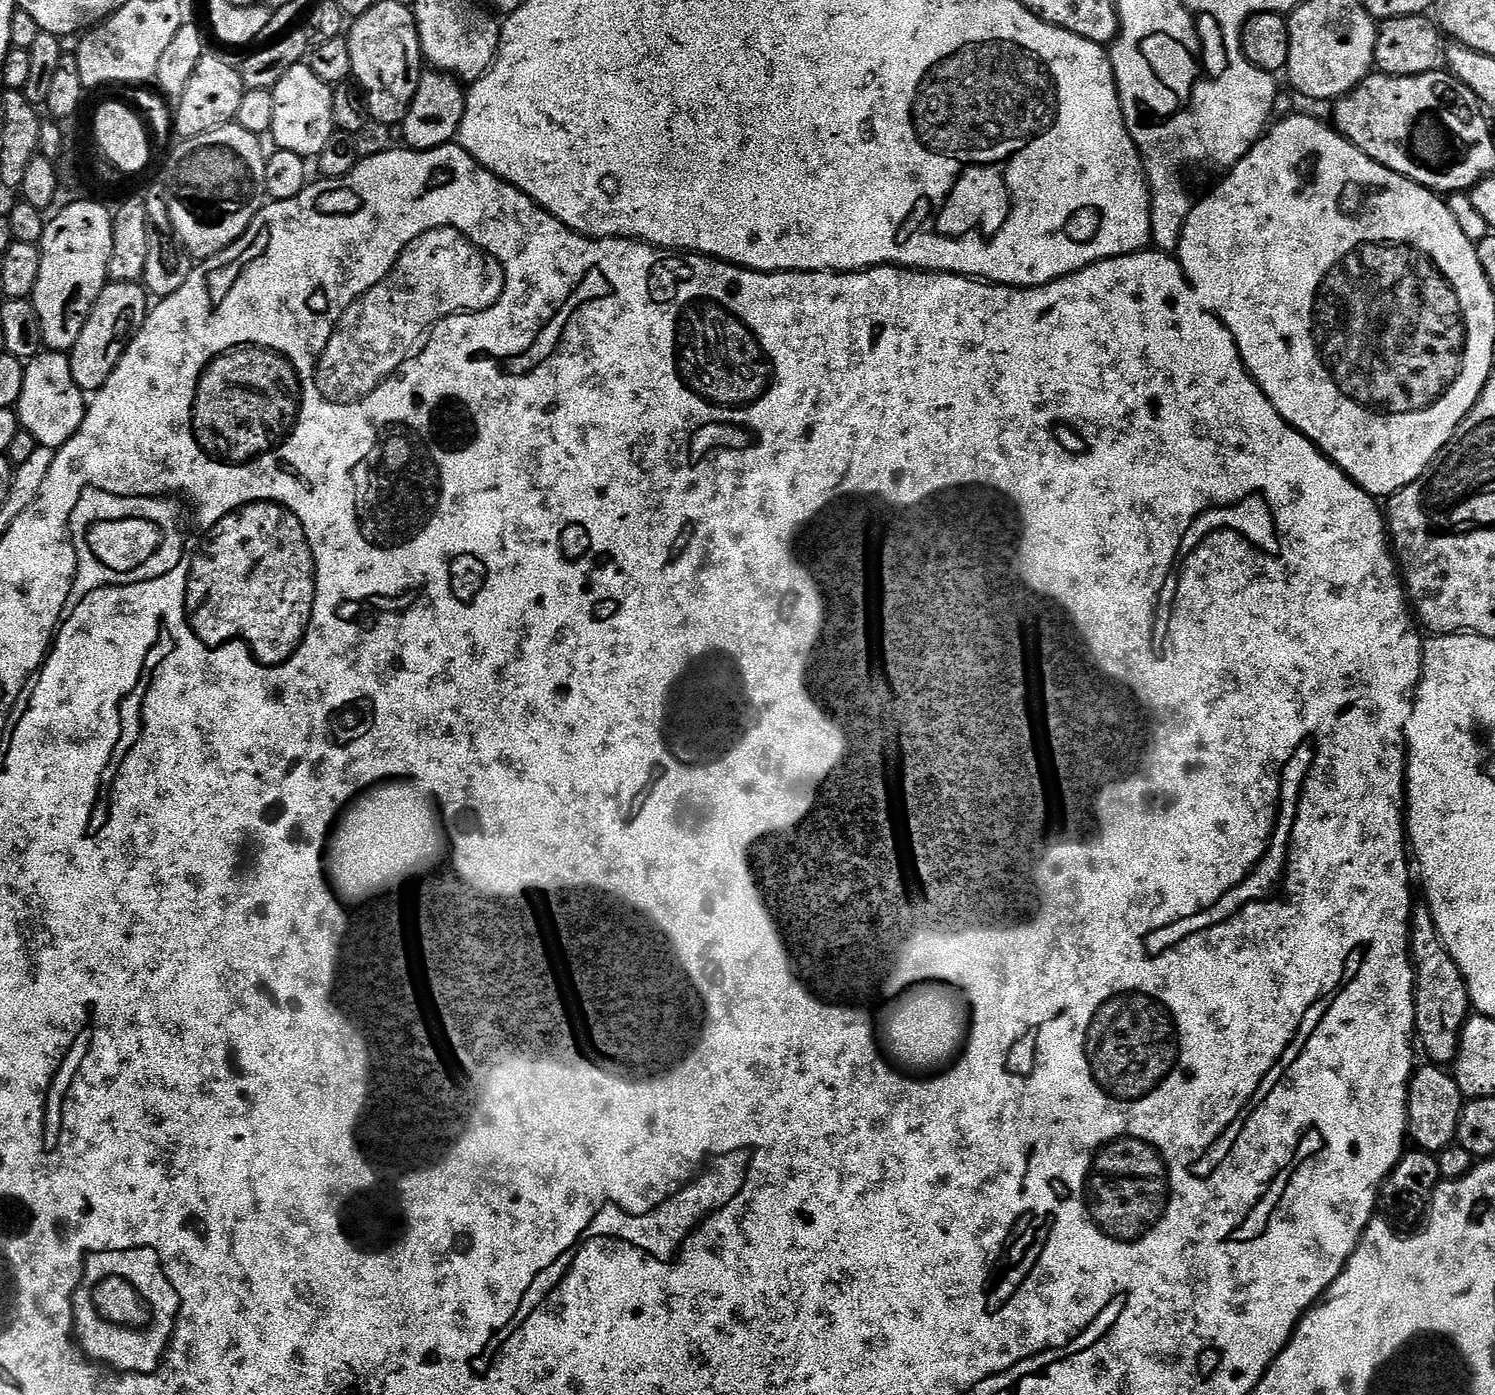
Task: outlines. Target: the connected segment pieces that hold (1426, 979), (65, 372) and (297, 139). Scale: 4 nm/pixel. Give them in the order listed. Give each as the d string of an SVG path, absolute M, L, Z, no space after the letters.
M1426 906L1413 907L1408 921L1410 959L1416 974L1415 1035L1424 1043L1433 1065L1448 1066L1455 1061L1460 1044L1460 1031L1470 1015L1468 988L1462 974L1440 941L1434 918Z
M44 350L41 351L39 356L34 357L33 360L27 361L24 373L26 377L22 384L22 396L16 407L20 425L23 431L34 434L39 447L58 450L82 426L86 411L86 394L74 382L72 361L63 352Z
M307 63L294 65L271 89L274 98L274 122L270 139L279 150L290 150L305 158L316 158L330 142L334 133L334 114L332 113L332 88Z

